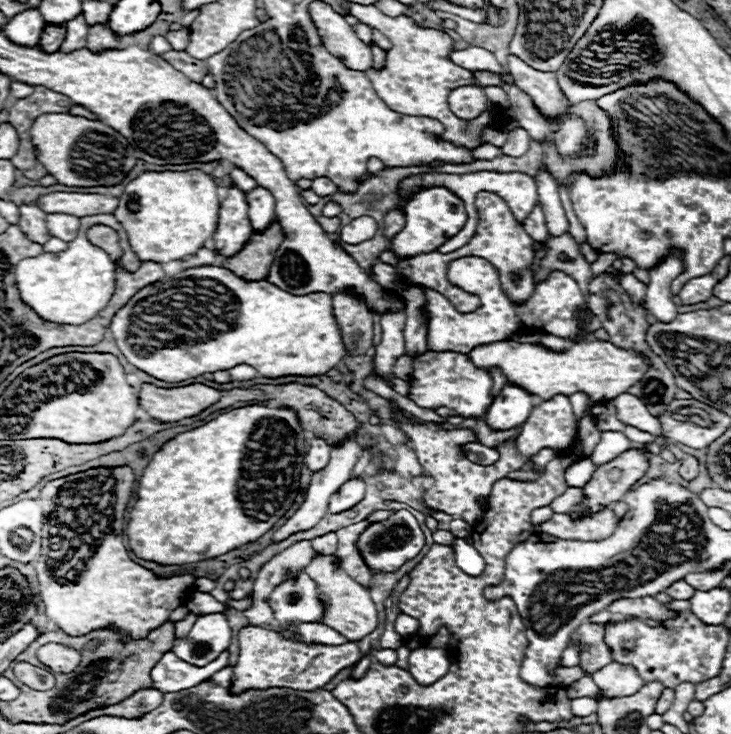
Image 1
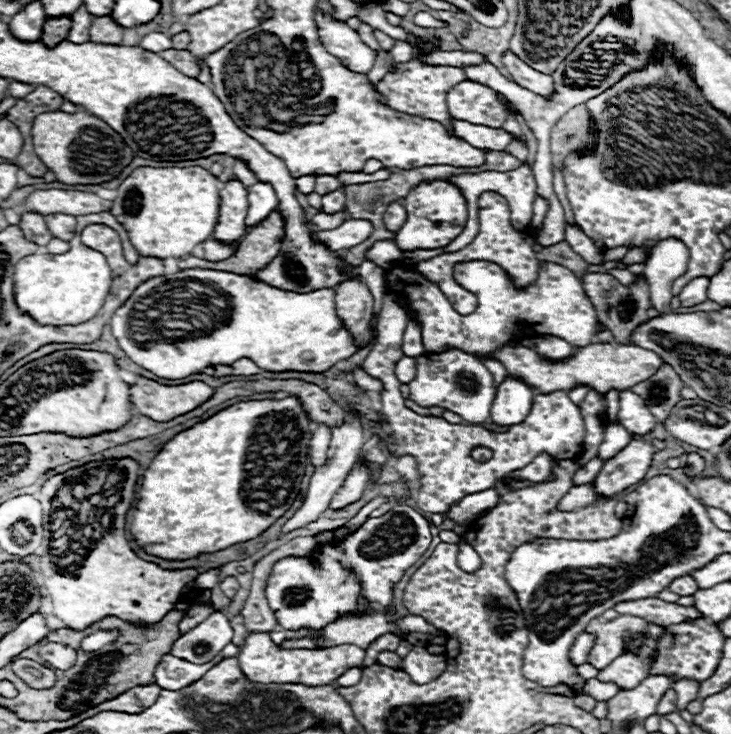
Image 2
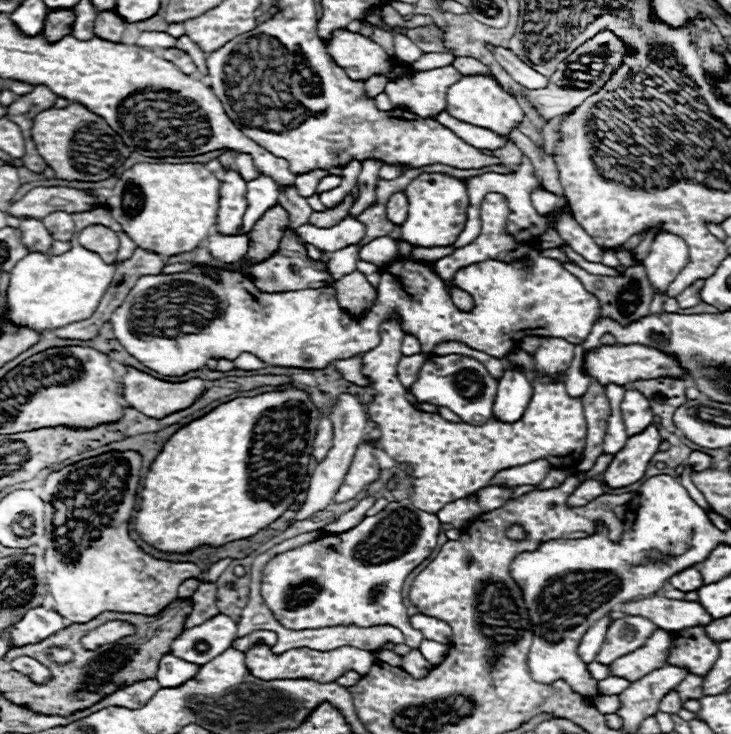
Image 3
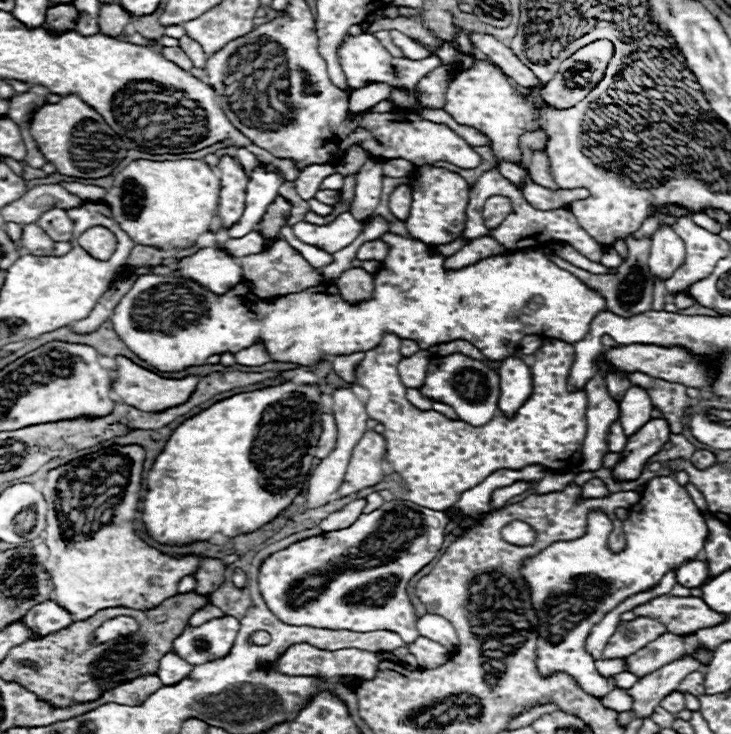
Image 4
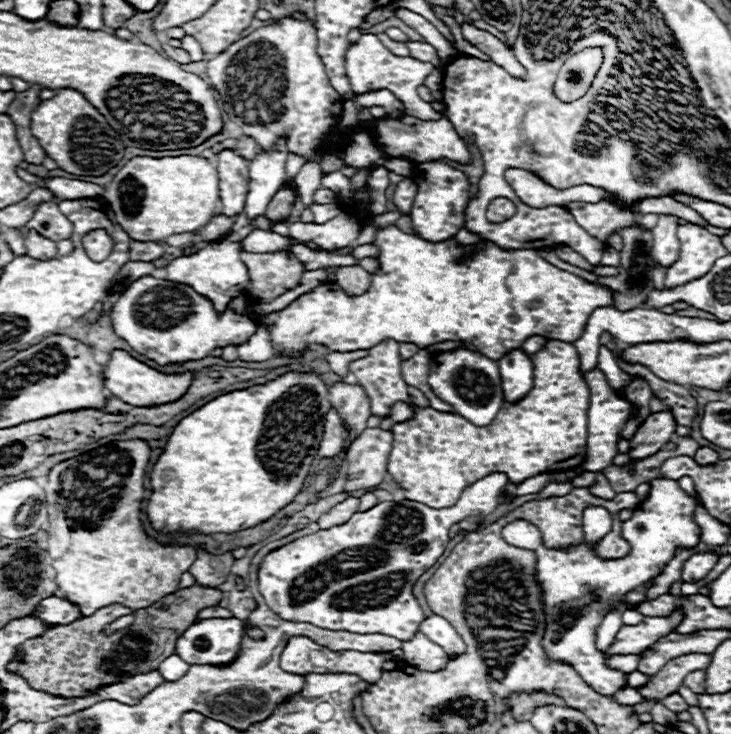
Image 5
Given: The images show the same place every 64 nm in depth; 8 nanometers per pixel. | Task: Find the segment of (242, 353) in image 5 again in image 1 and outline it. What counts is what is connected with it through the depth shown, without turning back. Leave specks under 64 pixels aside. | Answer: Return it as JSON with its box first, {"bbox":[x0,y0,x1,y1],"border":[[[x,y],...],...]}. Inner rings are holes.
{"bbox":[230,364,258,382],"border":[[[240,364],[240,366],[234,366],[234,368],[230,370],[230,376],[232,376],[232,382],[242,382],[242,380],[252,380],[252,378],[256,378],[258,372],[256,372],[252,366],[248,366],[248,364]]]}

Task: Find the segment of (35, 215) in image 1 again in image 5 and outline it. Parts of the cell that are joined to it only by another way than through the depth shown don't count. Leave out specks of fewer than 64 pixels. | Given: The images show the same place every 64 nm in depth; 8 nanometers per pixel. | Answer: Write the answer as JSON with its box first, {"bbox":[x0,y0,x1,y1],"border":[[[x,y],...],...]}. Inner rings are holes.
{"bbox":[24,230,56,260],"border":[[[30,230],[24,236],[24,244],[26,244],[26,254],[30,258],[38,258],[38,260],[46,260],[46,258],[54,258],[56,254],[56,242],[44,238],[42,234],[38,234],[36,230]]]}

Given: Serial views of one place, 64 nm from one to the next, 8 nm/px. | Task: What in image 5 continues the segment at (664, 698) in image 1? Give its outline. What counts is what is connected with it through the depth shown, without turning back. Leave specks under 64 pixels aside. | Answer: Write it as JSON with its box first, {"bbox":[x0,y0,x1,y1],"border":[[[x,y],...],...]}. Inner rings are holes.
{"bbox":[662,694,688,712],"border":[[[672,694],[672,696],[666,696],[666,700],[662,700],[662,704],[672,710],[672,712],[682,712],[682,710],[688,710],[688,704],[682,700],[680,694]]]}

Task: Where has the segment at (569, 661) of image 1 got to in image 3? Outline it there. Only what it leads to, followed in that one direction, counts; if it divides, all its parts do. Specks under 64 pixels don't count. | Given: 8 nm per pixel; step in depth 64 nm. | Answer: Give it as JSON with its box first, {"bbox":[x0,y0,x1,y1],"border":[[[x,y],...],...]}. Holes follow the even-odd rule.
{"bbox":[578,616,612,662],"border":[[[606,616],[602,620],[598,620],[580,640],[580,646],[578,646],[578,656],[584,660],[584,662],[592,662],[594,656],[598,654],[602,642],[604,642],[604,632],[608,628],[612,620],[608,620]]]}

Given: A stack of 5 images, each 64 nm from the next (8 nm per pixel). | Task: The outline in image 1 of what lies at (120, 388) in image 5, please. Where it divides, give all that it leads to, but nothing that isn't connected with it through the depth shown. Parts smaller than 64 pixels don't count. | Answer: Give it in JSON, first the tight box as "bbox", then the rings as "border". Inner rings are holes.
{"bbox":[140,384,220,422],"border":[[[144,384],[140,390],[140,408],[160,422],[178,422],[192,418],[218,400],[220,392],[204,384],[190,384],[170,390]]]}

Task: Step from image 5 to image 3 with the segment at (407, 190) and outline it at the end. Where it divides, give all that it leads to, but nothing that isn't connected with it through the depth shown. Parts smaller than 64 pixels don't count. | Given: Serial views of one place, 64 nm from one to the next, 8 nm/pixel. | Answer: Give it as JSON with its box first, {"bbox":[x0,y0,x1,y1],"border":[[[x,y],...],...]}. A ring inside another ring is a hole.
{"bbox":[386,192,408,226],"border":[[[398,192],[398,194],[394,194],[394,196],[388,200],[388,204],[386,204],[386,216],[388,216],[388,220],[390,220],[392,224],[398,226],[398,224],[404,224],[406,214],[408,214],[406,194]]]}

